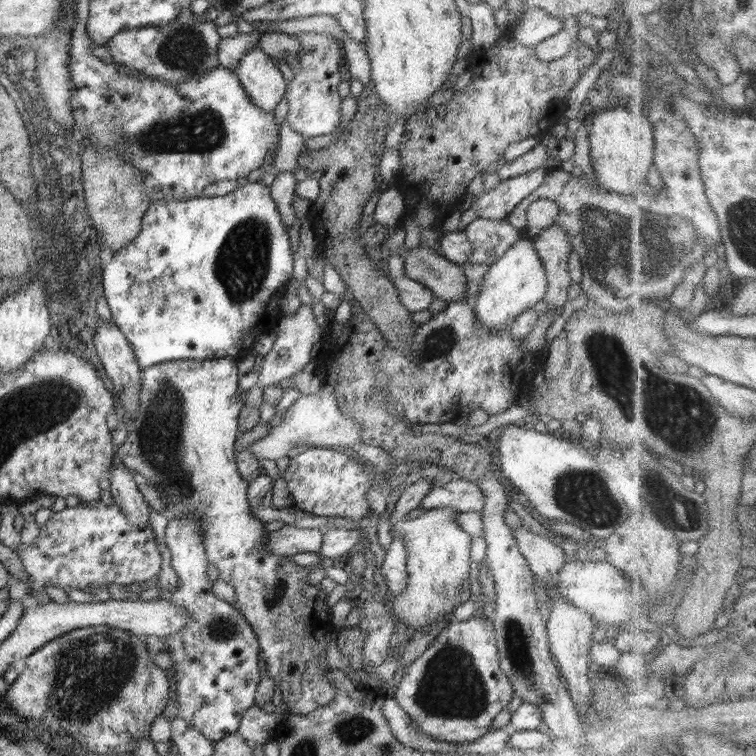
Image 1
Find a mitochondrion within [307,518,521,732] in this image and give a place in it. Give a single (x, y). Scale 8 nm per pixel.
(451, 686)

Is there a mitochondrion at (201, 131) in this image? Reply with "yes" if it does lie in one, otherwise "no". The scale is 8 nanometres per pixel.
yes

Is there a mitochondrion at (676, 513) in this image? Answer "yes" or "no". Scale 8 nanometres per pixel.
yes

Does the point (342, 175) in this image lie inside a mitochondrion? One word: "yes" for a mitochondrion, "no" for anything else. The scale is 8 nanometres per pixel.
no

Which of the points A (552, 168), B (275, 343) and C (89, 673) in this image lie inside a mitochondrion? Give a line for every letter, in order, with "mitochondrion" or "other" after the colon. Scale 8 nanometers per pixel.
A: other
B: other
C: mitochondrion

